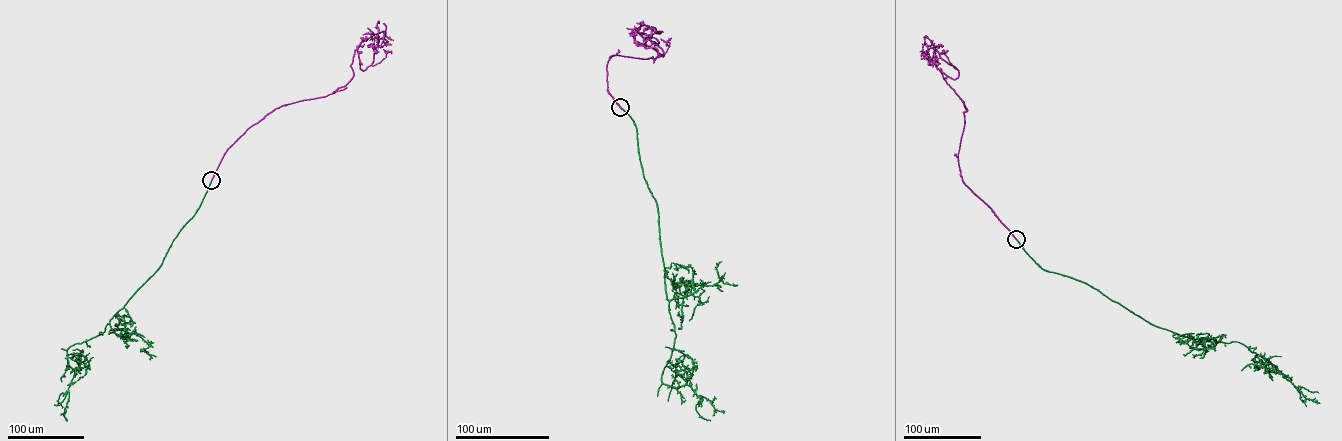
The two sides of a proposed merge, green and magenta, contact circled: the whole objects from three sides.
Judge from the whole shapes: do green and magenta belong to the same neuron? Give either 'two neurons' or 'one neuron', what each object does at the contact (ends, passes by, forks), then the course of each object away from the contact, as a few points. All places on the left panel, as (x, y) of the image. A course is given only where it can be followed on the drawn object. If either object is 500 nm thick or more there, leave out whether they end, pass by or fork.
one neuron; course green (211, 180), (161, 265), (113, 316), (102, 334), (67, 350), (74, 373), (63, 413), (66, 421); course magenta (211, 180), (227, 149), (264, 116), (347, 83), (355, 50), (361, 70), (371, 64), (378, 23)

